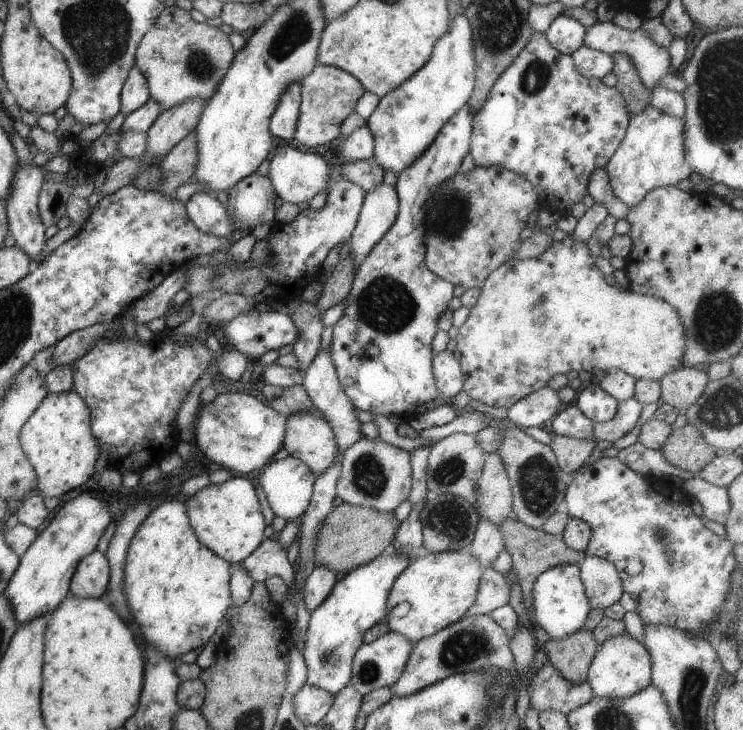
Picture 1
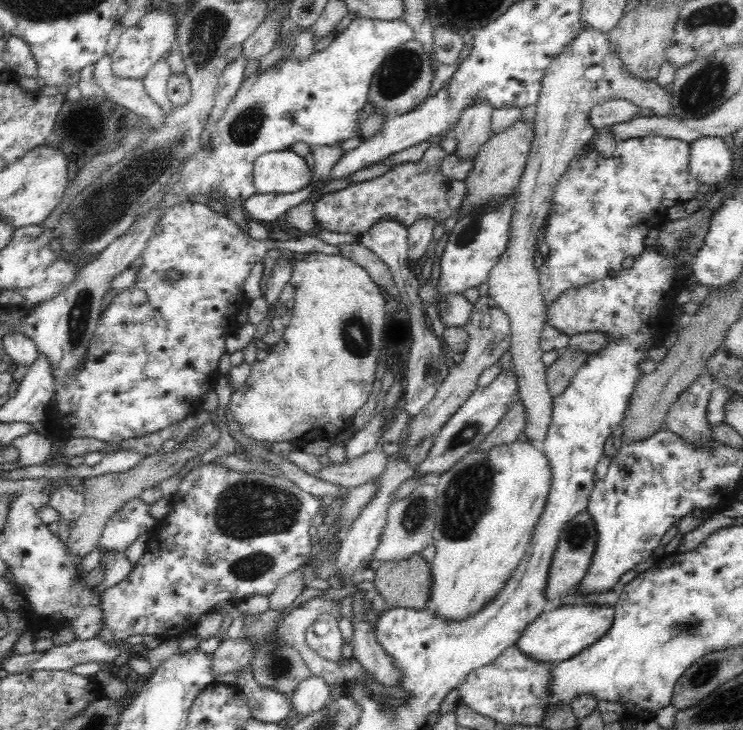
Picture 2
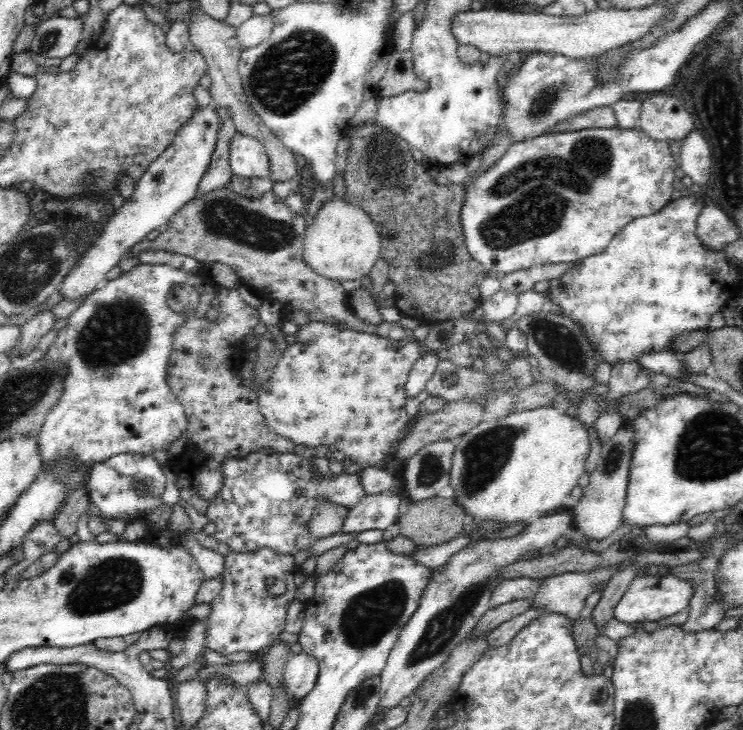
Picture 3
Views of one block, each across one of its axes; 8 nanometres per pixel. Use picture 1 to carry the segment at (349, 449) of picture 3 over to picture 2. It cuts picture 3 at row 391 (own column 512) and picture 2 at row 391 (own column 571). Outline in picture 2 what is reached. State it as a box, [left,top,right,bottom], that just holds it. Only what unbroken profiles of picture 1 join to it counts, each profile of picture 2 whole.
[224,253,388,449]

